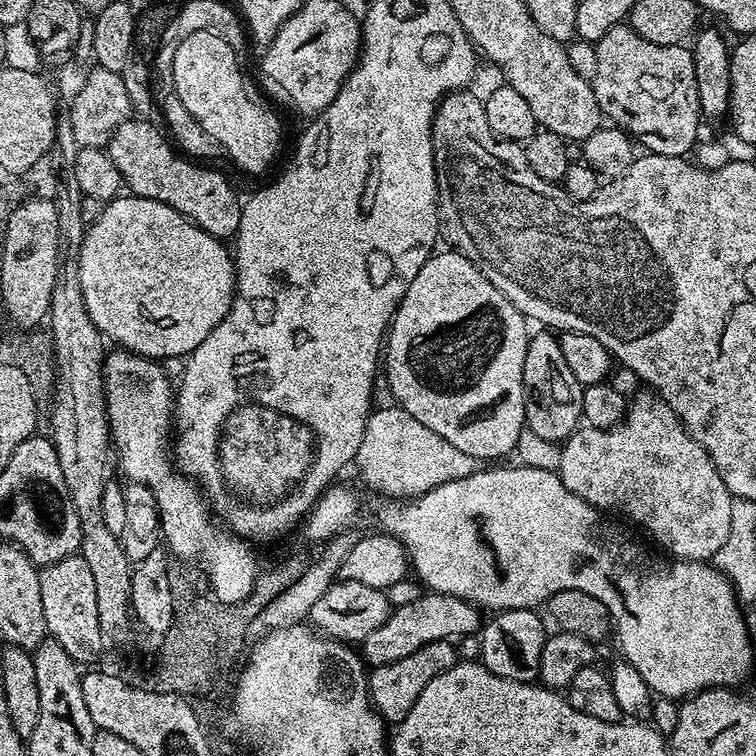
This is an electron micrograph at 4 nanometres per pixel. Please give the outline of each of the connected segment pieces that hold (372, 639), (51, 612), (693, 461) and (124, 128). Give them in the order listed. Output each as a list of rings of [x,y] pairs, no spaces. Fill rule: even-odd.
[[[424,592],[415,600],[395,607],[386,622],[368,635],[360,644],[360,653],[369,667],[388,665],[406,658],[430,642],[475,635],[482,624],[481,611],[466,600],[438,592]]]
[[[80,554],[67,556],[53,564],[43,565],[39,573],[47,635],[57,640],[66,650],[66,654],[70,654],[77,662],[94,659],[103,650],[104,644],[106,645],[106,637],[98,622],[98,593],[94,590],[94,574],[90,574],[90,566],[86,566],[86,558]]]
[[[641,390],[637,393],[630,400],[623,420],[613,428],[577,427],[563,441],[560,453],[562,462],[558,475],[571,492],[605,513],[621,512],[629,516],[668,551],[669,557],[708,562],[716,557],[722,542],[726,542],[730,534],[730,506],[734,498],[726,490],[726,482],[722,482],[710,454],[702,450],[674,410],[670,410],[670,406],[655,391]]]
[[[148,118],[124,120],[108,140],[106,153],[121,174],[123,187],[131,195],[157,200],[178,210],[178,214],[206,230],[206,234],[221,238],[235,237],[242,200],[236,197],[231,182],[222,173],[215,172],[212,166],[193,162],[181,155],[170,143],[169,137],[150,121]]]

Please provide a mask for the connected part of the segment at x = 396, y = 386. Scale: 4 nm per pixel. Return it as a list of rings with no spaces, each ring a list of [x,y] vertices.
[[[437,251],[426,261],[422,270],[418,270],[414,282],[410,282],[410,290],[406,290],[402,302],[396,307],[396,312],[392,315],[392,323],[388,325],[386,343],[382,349],[382,372],[383,375],[384,372],[388,375],[388,388],[392,391],[393,398],[396,399],[393,401],[402,410],[406,410],[406,414],[410,414],[410,418],[418,418],[418,422],[422,422],[422,426],[434,430],[434,434],[442,434],[442,438],[446,438],[446,442],[450,442],[450,446],[458,446],[458,450],[462,450],[462,454],[470,454],[477,462],[500,462],[503,461],[500,460],[503,456],[511,457],[515,453],[518,438],[526,430],[522,366],[526,362],[530,324],[514,306],[514,302],[510,302],[510,298],[506,298],[506,294],[502,294],[502,290],[498,290],[498,286],[491,284],[480,273],[474,262],[467,260],[461,252],[447,251]]]

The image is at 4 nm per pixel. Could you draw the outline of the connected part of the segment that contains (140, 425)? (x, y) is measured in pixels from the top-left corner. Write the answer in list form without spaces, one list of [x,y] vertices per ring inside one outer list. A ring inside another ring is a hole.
[[[115,351],[107,353],[106,363],[103,365],[104,393],[107,396],[111,443],[114,445],[115,455],[116,452],[120,455],[120,468],[128,475],[126,477],[129,481],[145,483],[153,491],[160,510],[160,527],[168,552],[180,561],[195,562],[203,566],[210,589],[222,602],[226,604],[240,602],[255,586],[258,573],[256,552],[252,549],[255,547],[243,536],[235,535],[227,527],[217,523],[213,509],[206,503],[201,489],[175,467],[170,459],[170,425],[174,420],[173,381],[172,384],[168,381],[167,374],[160,369],[163,367],[157,361],[150,360],[147,356],[139,356],[137,352]]]

